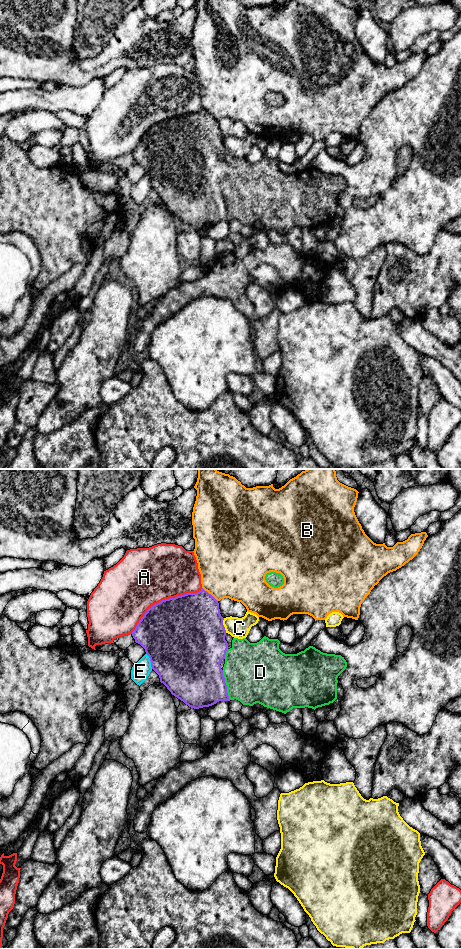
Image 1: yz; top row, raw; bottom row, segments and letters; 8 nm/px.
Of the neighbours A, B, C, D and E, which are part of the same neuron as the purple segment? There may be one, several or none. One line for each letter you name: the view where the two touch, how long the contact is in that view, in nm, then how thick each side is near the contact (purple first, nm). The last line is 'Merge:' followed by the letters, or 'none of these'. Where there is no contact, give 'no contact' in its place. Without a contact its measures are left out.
D: contact in yz; length 240 nm; calibres 440 and 480 nm
Merge: D

